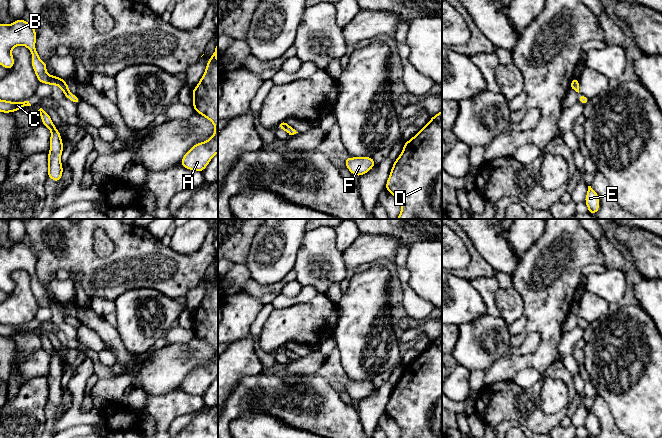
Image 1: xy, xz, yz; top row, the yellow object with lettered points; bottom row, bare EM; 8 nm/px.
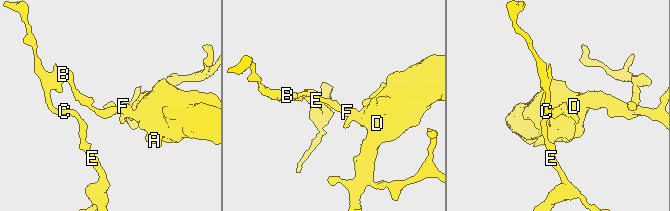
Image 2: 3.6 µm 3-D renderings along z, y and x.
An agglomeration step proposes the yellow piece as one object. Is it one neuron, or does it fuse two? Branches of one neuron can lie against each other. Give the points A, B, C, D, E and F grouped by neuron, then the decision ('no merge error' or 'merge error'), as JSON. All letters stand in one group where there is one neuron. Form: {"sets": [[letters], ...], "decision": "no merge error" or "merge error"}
{"sets": [["A", "B", "C", "D", "E", "F"]], "decision": "no merge error"}

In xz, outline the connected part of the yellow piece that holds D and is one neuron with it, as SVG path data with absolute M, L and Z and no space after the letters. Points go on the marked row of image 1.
M442 110L404 143L386 191L401 205L396 219L442 219Z

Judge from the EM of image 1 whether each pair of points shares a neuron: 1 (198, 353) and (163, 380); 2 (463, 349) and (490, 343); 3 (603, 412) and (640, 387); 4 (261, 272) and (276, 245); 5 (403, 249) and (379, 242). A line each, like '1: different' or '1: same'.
1: same
2: same
3: different
4: same
5: different

